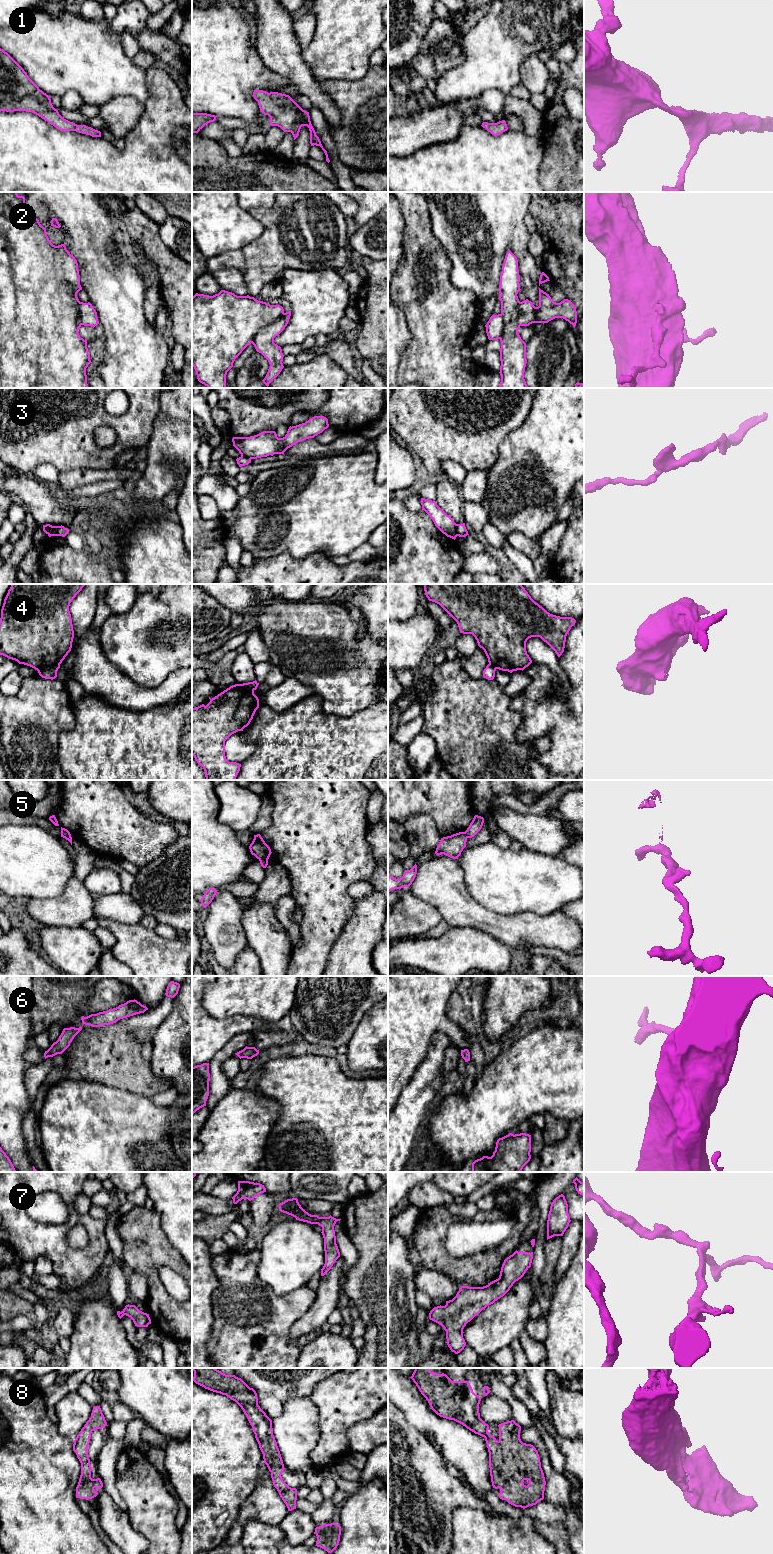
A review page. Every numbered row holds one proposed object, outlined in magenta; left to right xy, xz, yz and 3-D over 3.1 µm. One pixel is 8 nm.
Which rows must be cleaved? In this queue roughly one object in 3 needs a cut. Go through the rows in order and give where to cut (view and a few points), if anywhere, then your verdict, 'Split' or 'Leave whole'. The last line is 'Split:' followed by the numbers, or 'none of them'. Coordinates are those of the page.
1: No split. Leave whole
2: Split along xz (284, 313), (275, 321), (265, 326), (251, 342). Split
3: Split along yz (456, 524), (456, 533), (458, 535). Split
4: Split along xy (59, 665), (41, 669), (38, 672). Split
5: Split along xz (259, 858), (267, 860). Split
6: No split. Leave whole
7: No split. Leave whole
8: No split. Leave whole
Split: 2, 3, 4, 5

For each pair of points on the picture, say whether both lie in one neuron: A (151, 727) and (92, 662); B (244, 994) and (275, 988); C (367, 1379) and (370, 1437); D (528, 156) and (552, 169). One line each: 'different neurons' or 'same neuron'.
A: different neurons
B: same neuron
C: different neurons
D: different neurons

